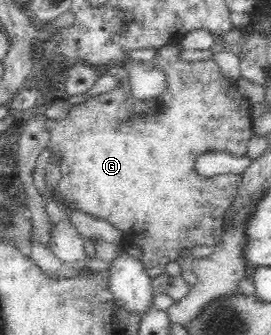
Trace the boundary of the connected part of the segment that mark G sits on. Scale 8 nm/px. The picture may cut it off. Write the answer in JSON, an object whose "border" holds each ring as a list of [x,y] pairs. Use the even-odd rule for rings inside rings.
{"border":[[[168,44],[158,50],[155,63],[167,74],[167,87],[154,98],[136,98],[132,94],[128,68],[109,65],[107,73],[119,80],[115,89],[73,105],[65,119],[47,118],[44,121],[50,135],[48,148],[56,157],[62,175],[56,190],[58,203],[64,206],[66,213],[80,211],[103,219],[121,231],[123,236],[131,237],[133,245],[141,251],[138,260],[151,280],[167,273],[167,265],[179,261],[185,249],[213,247],[223,231],[227,209],[237,197],[242,176],[233,173],[201,175],[195,163],[199,155],[225,151],[237,157],[244,156],[253,135],[250,102],[239,92],[236,80],[223,76],[213,58],[184,61],[179,57],[180,47]]]}

